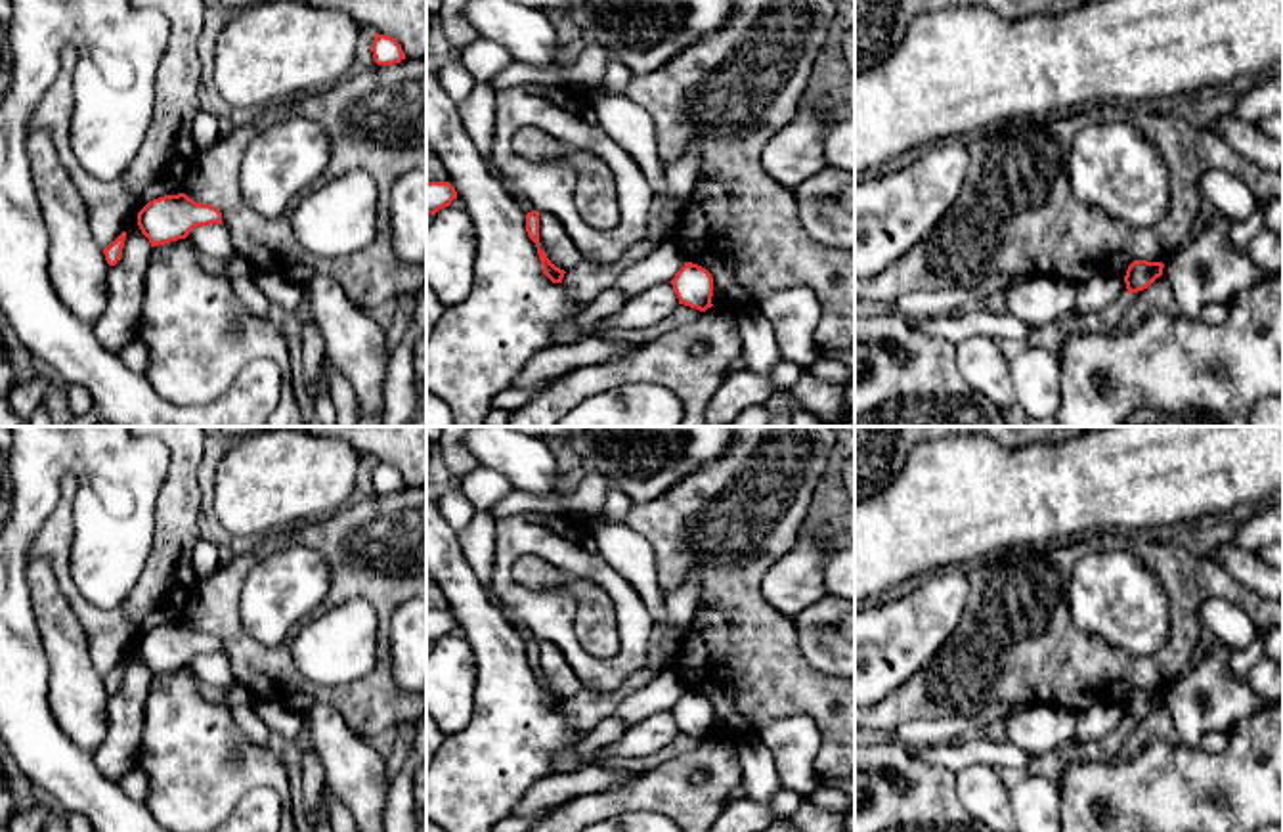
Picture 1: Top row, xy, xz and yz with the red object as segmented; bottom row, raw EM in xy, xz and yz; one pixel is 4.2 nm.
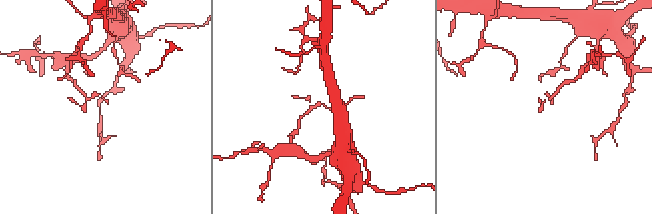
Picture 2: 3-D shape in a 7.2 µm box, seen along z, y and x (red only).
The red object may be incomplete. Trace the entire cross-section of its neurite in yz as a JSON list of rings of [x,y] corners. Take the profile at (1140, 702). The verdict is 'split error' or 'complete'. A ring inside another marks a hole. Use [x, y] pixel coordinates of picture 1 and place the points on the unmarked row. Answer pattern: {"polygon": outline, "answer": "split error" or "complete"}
{"polygon": [[[1134,689],[1124,704],[1128,723],[1147,717],[1157,706],[1163,704],[1163,696],[1163,690]]], "answer": "complete"}

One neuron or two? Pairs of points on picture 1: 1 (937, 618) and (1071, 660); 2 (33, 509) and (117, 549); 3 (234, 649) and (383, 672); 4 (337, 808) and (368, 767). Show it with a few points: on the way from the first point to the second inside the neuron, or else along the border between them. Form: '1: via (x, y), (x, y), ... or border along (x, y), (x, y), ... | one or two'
1: border along (968, 580), (962, 620), (930, 660) | two
2: via (56, 473), (83, 465), (113, 496), (113, 513) | one
3: via (270, 672), (306, 693), (347, 693) | one
4: border along (326, 785), (350, 811) | two

